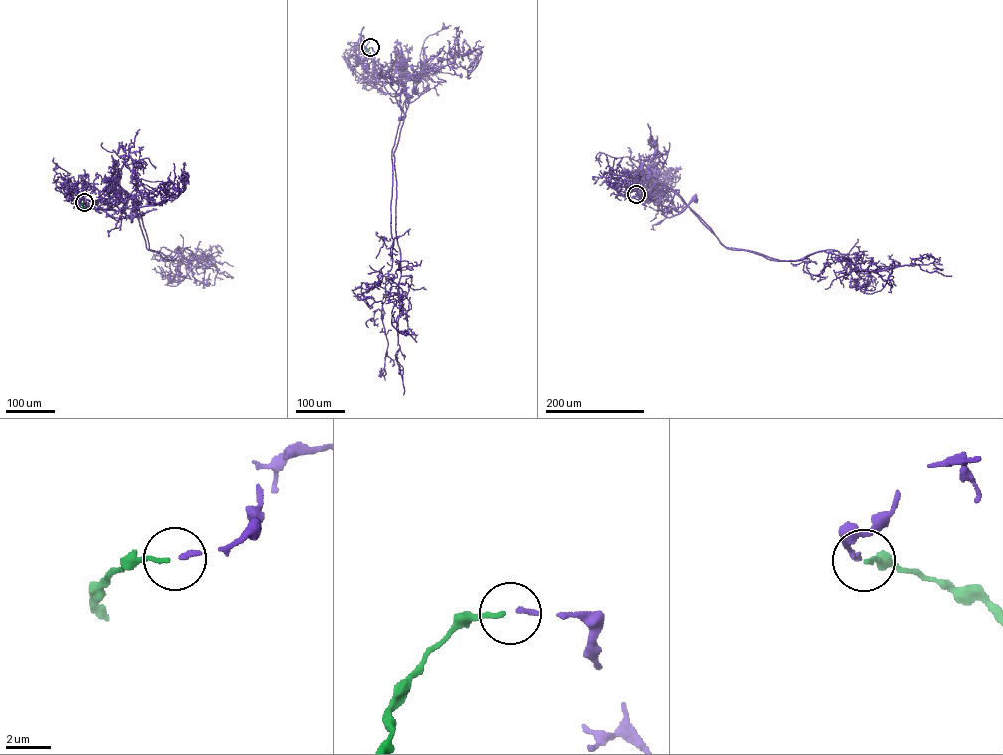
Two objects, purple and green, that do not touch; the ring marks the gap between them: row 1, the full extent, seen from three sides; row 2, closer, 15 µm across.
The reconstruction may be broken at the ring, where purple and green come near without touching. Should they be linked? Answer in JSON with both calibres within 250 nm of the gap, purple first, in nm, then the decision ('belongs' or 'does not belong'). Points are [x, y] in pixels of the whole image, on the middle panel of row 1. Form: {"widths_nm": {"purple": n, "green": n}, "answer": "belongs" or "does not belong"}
{"widths_nm": {"purple": 200, "green": 220}, "answer": "belongs"}

